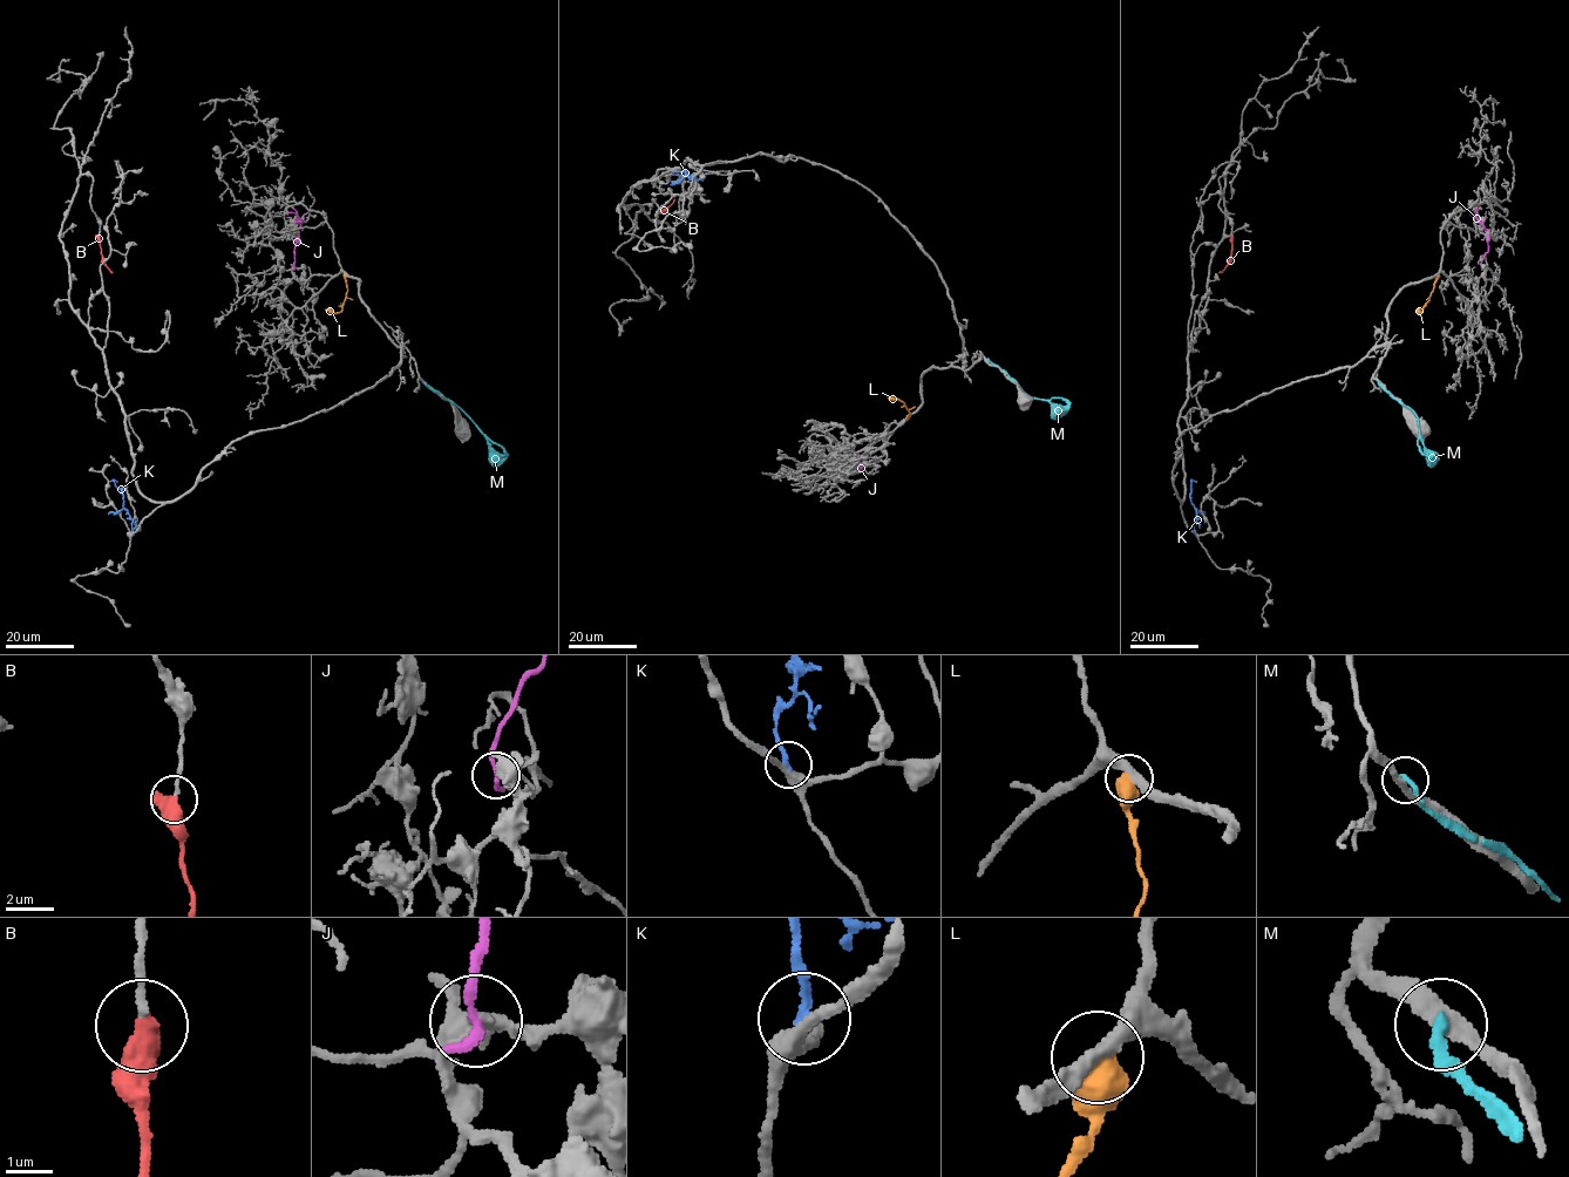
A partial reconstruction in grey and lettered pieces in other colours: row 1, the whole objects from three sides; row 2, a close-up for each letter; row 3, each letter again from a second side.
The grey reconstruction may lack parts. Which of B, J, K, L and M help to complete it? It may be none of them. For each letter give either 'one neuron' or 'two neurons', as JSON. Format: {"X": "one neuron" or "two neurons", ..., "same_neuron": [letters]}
{"B": "one neuron", "J": "two neurons", "K": "two neurons", "L": "two neurons", "M": "two neurons", "same_neuron": ["B"]}

